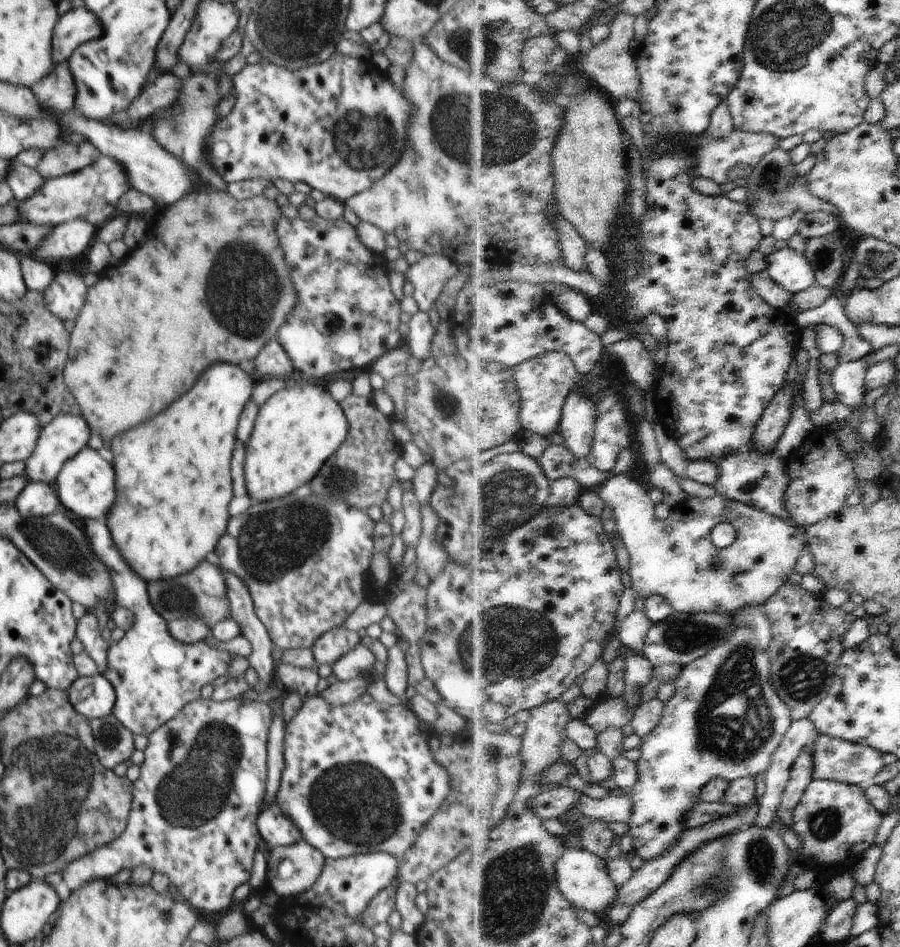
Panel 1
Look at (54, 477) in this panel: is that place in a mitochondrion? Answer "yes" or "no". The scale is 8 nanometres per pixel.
no

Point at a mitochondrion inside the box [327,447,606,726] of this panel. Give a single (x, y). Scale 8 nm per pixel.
(505, 644)

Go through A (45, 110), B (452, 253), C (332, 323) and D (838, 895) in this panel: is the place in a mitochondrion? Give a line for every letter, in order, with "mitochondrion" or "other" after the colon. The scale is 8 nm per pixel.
A: other
B: other
C: mitochondrion
D: other

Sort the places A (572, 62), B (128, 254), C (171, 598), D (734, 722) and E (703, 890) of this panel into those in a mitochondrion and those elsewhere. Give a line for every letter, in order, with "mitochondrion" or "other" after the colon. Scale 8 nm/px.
A: other
B: other
C: mitochondrion
D: mitochondrion
E: mitochondrion

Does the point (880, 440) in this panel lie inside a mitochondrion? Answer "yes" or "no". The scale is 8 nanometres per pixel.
no

